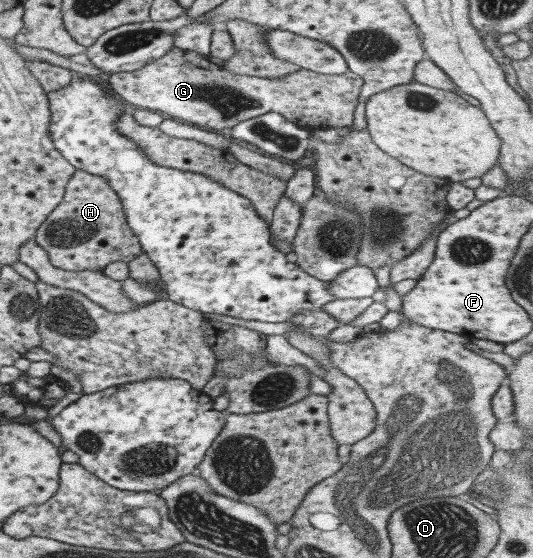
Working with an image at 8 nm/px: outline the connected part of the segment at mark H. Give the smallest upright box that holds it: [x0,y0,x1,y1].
[34,169,141,271]

